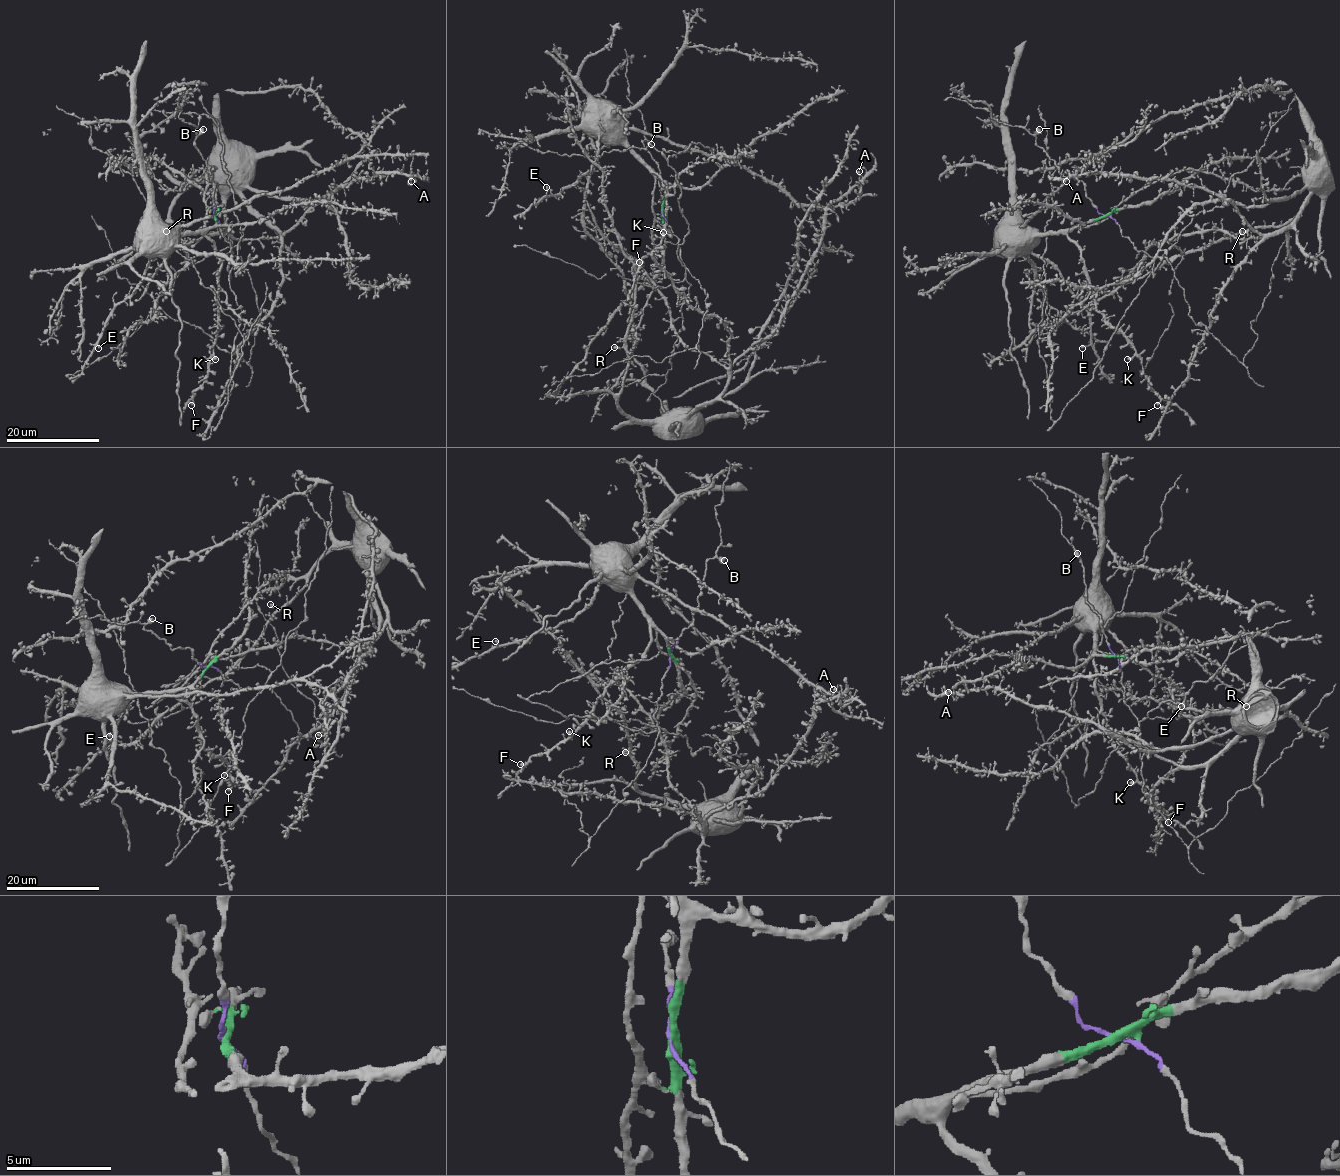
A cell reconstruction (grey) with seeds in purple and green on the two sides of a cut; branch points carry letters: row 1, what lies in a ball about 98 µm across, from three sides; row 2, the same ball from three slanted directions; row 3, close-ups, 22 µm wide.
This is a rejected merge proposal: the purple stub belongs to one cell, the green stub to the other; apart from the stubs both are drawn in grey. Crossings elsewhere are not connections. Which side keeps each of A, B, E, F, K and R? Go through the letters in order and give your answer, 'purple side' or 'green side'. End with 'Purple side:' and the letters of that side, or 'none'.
A: purple side
B: purple side
E: green side
F: green side
K: green side
R: purple side
Purple side: A, B, R

